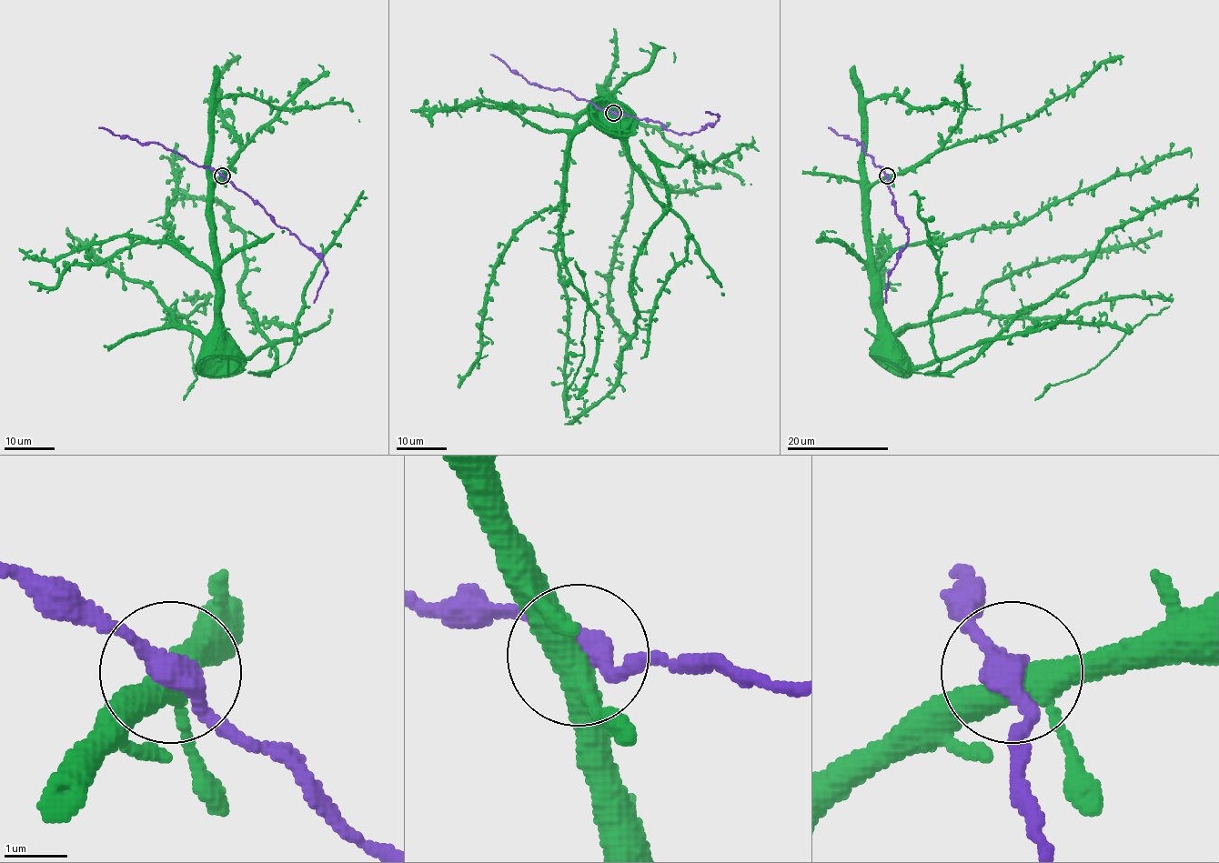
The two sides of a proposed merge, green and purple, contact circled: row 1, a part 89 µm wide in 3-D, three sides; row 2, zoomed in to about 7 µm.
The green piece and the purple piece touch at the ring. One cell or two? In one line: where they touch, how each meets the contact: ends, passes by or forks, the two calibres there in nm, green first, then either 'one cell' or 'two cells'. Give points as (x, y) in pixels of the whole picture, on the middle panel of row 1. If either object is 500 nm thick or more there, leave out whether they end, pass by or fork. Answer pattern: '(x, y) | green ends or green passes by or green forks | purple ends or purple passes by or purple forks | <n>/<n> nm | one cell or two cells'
(613, 113) | green forks | purple passes by | 360/360 nm | one cell

